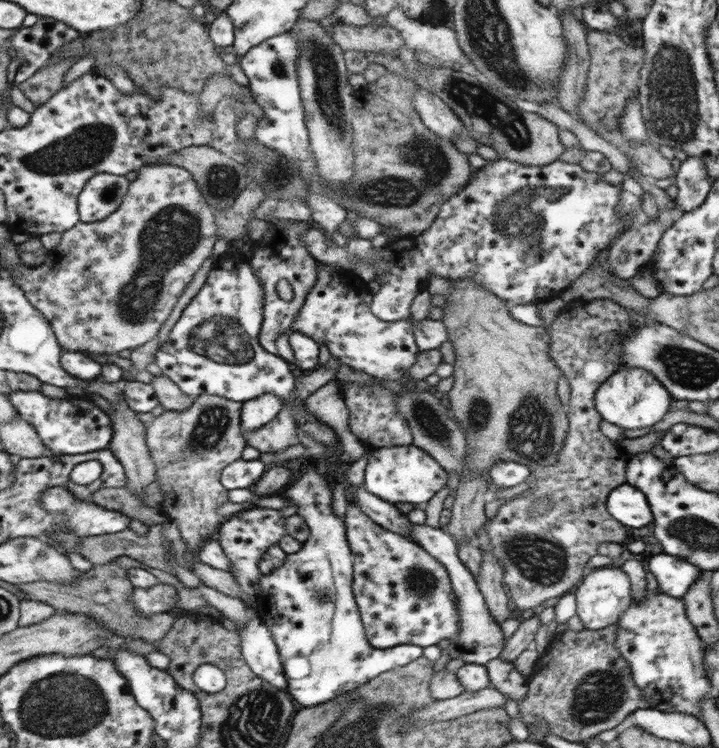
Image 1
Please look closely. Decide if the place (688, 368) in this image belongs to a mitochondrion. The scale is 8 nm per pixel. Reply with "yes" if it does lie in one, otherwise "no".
yes

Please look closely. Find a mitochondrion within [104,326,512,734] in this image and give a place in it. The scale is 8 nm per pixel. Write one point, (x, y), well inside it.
(212, 423)

